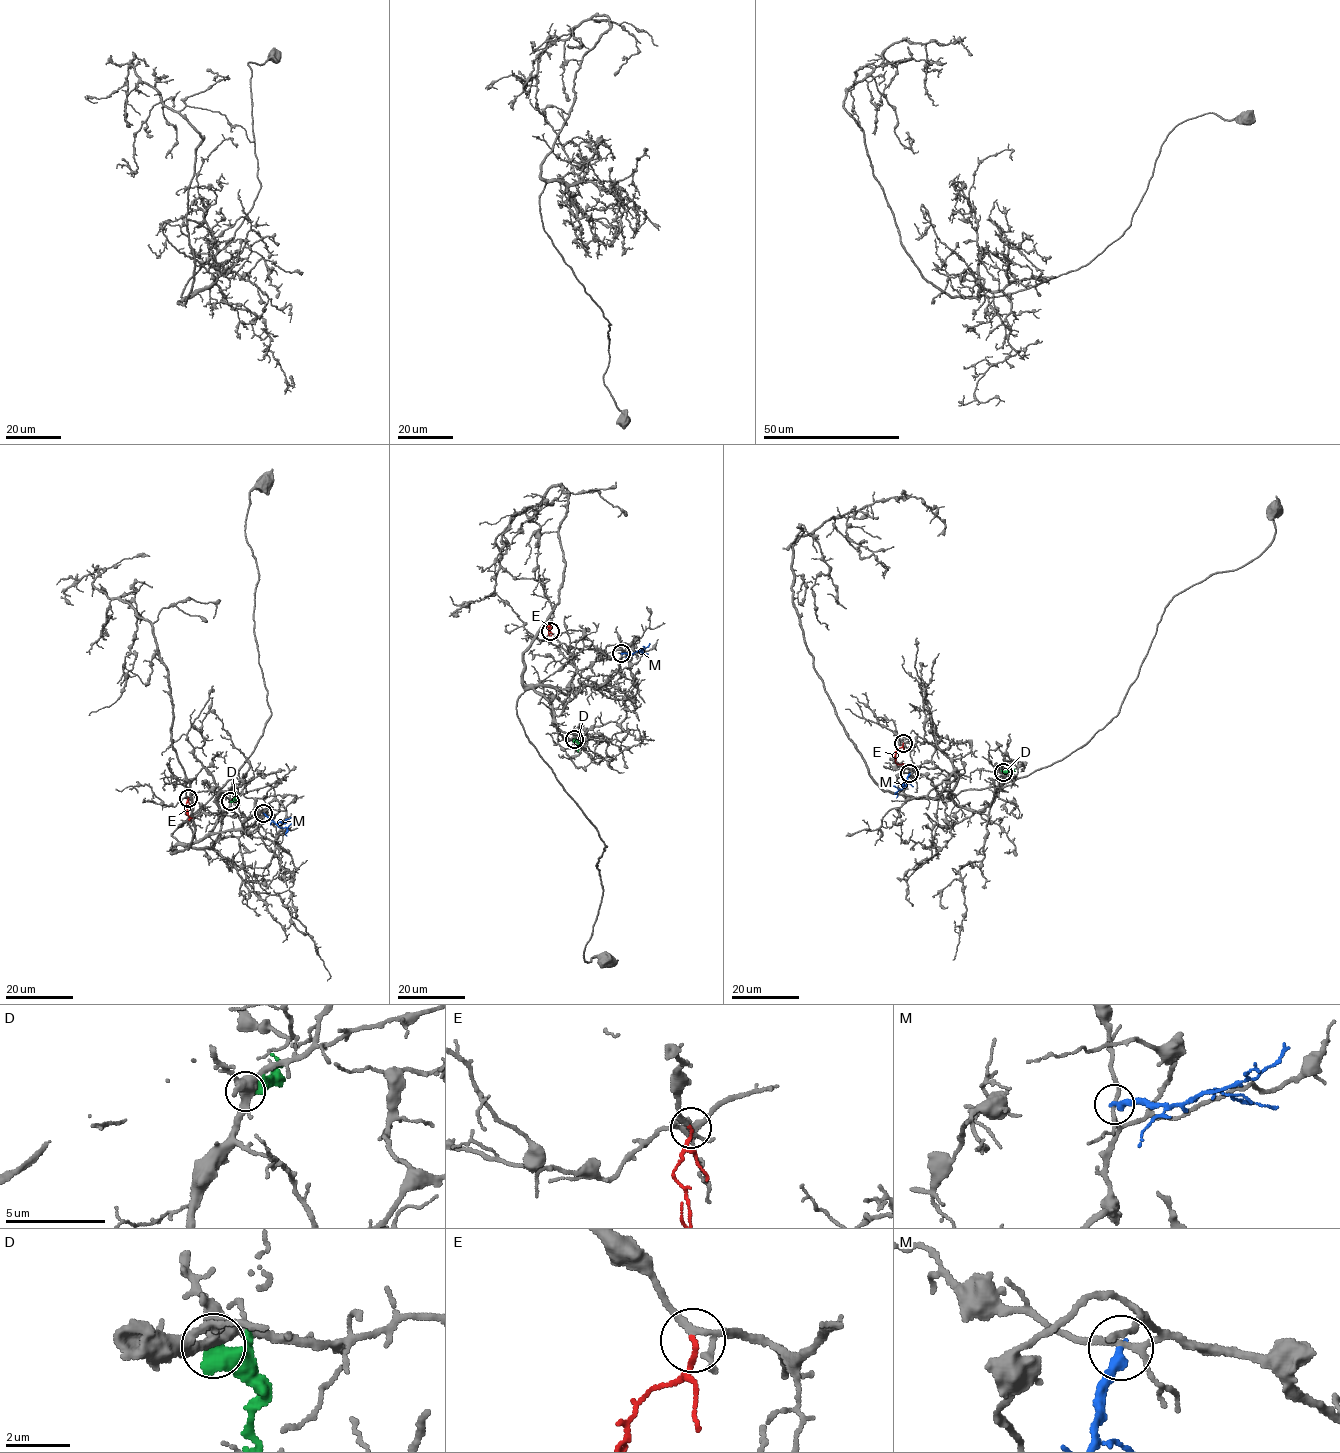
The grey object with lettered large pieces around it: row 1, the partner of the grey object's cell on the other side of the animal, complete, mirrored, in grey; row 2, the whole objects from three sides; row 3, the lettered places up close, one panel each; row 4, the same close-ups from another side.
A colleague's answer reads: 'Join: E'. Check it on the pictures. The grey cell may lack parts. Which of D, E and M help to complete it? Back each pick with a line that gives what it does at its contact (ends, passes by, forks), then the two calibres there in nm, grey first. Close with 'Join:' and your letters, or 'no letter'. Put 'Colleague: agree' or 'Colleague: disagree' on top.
Colleague: agree
E: it ends; calibres 170 and 160 nm
Join: E

